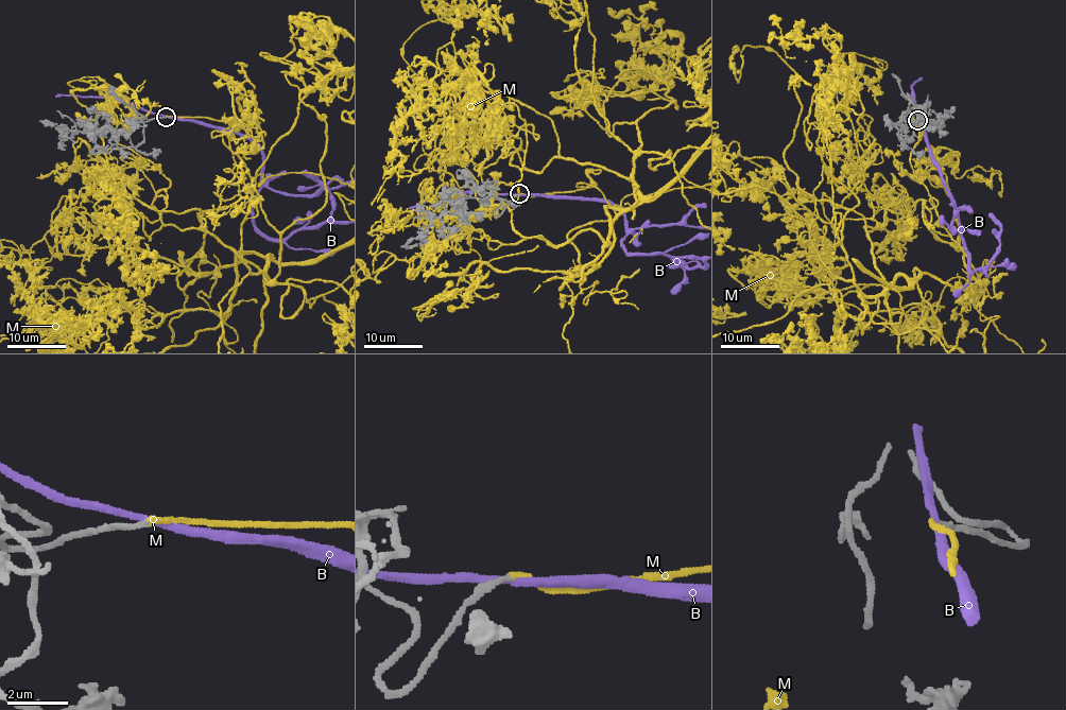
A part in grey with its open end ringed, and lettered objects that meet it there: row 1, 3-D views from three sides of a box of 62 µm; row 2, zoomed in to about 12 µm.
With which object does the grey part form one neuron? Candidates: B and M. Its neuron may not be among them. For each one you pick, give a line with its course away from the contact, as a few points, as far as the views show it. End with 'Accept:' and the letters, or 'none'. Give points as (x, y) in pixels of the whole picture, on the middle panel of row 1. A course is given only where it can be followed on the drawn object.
M: via (519, 193), (598, 188), (616, 218), (567, 236), (585, 273), (621, 213), (659, 196)
Accept: M

